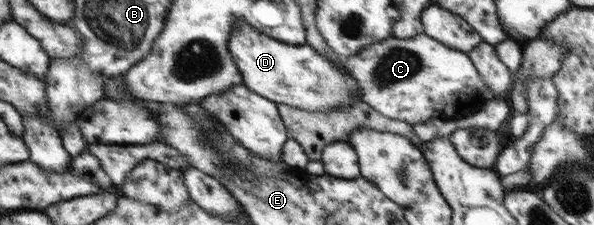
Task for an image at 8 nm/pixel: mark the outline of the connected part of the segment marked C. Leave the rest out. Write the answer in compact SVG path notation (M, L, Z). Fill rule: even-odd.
M424 31L414 36L409 39L390 37L345 59L343 66L358 81L360 99L367 105L389 119L417 125L435 118L455 119L469 115L480 110L484 102L494 98L491 88L479 75L469 54L447 47Z

